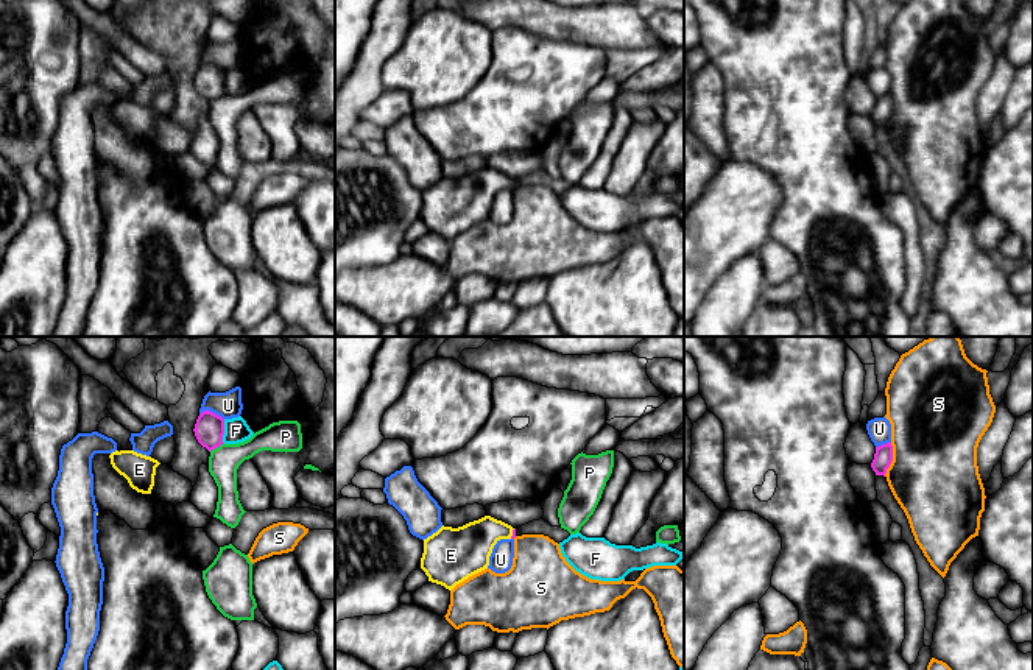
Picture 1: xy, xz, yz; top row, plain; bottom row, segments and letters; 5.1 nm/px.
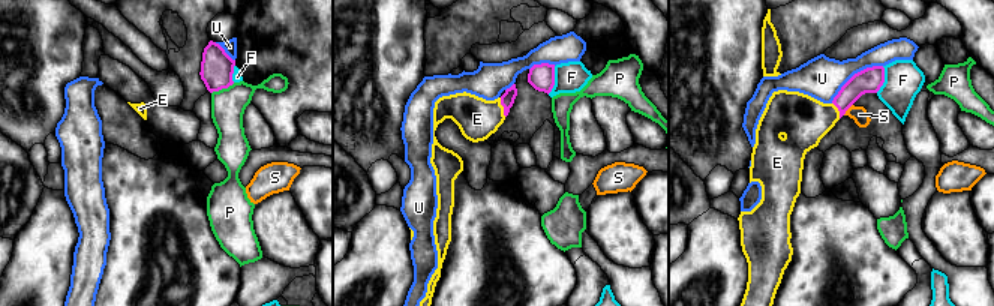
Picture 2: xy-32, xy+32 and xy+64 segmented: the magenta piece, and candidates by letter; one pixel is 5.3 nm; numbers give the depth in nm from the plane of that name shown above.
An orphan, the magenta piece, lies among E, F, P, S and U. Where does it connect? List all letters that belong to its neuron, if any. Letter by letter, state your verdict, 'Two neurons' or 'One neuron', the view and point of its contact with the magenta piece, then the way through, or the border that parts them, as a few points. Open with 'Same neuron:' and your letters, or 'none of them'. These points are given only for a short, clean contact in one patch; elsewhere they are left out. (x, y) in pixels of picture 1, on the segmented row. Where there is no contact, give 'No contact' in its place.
Same neuron: E
E: One neuron. Touches magenta at xz (513, 533). Path across: xz (513, 536), (513, 533), (483, 533), (468, 549)
F: Two neurons. Touches magenta at xy (223, 432). Boundary: xy (225, 419), (223, 443)
P: Two neurons. Touches magenta at xy (215, 447). Boundary: xy (223, 443), (209, 451)
S: Two neurons. Touches magenta at yz (891, 460). Boundary: yz (891, 443), (891, 463), (884, 476)
U: Two neurons. Touches magenta at xy (211, 412)

